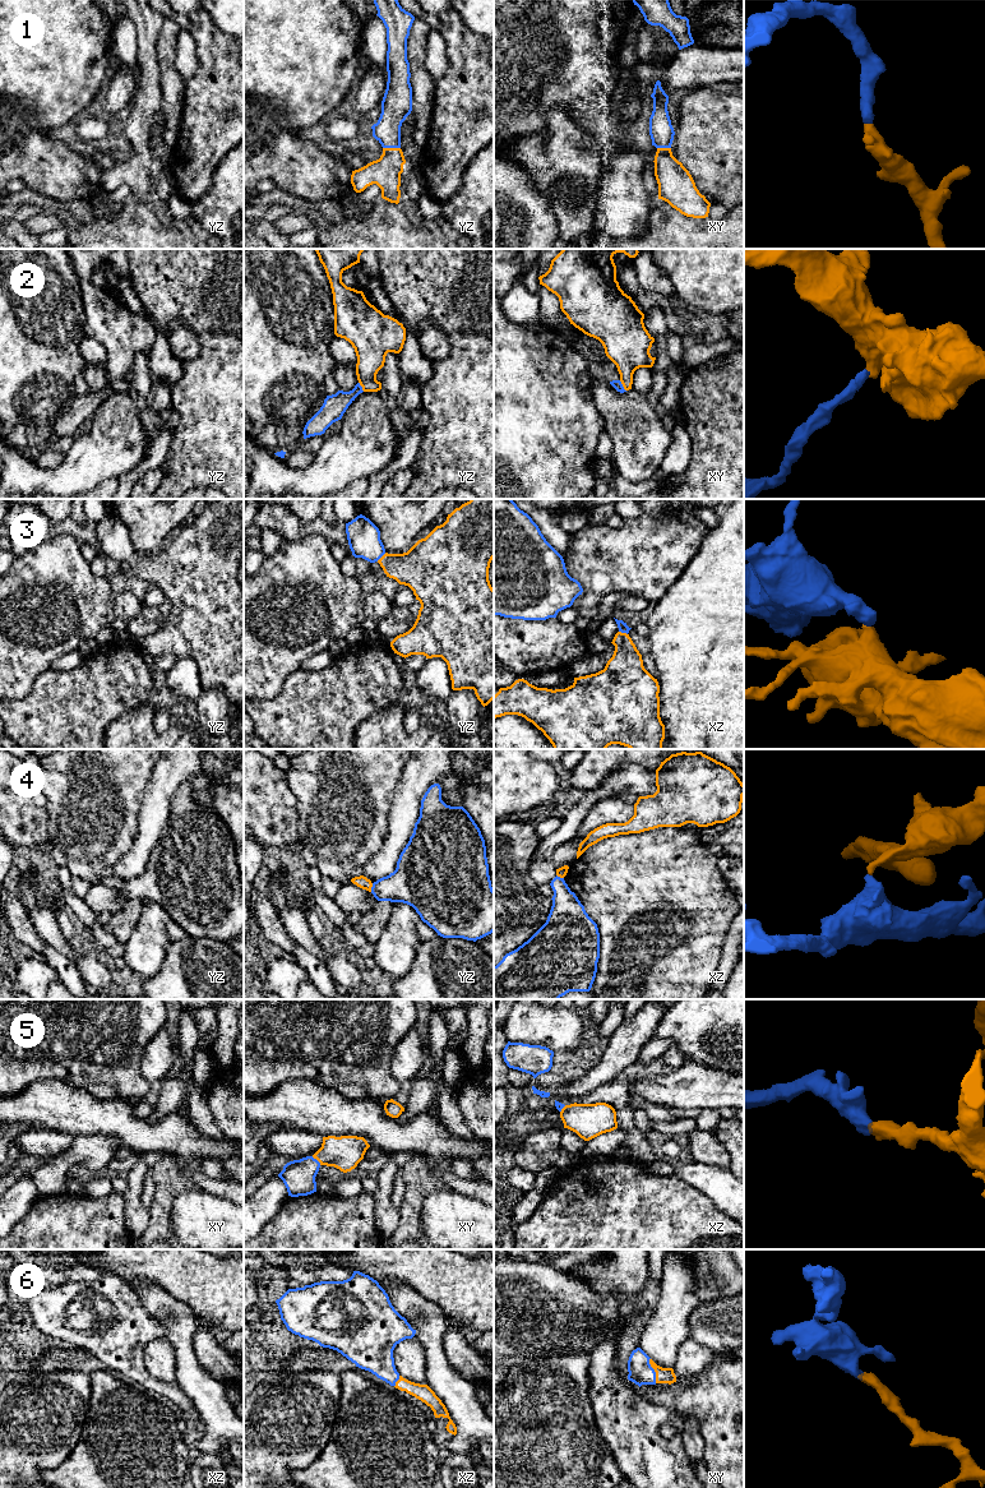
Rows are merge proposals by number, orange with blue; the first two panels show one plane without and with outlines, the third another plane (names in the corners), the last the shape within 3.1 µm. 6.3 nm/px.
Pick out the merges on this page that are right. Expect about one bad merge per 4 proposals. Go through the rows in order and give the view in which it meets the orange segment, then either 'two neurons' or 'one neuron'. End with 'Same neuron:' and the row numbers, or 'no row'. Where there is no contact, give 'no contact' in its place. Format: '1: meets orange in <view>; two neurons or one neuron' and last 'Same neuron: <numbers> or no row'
1: meets orange in yz; one neuron
2: meets orange in xy; two neurons
3: meets orange in yz; one neuron
4: meets orange in yz; two neurons
5: meets orange in xy; one neuron
6: meets orange in xy; one neuron
Same neuron: 1, 3, 5, 6

